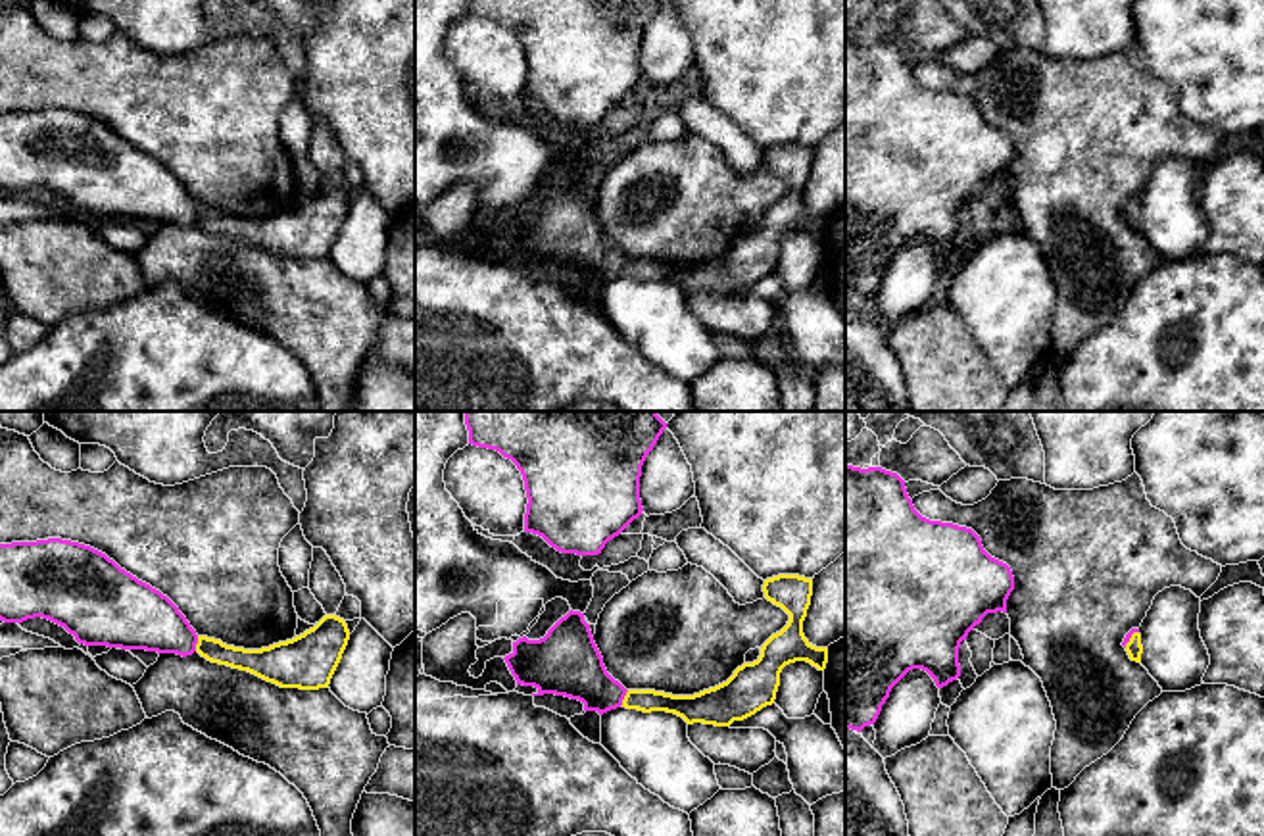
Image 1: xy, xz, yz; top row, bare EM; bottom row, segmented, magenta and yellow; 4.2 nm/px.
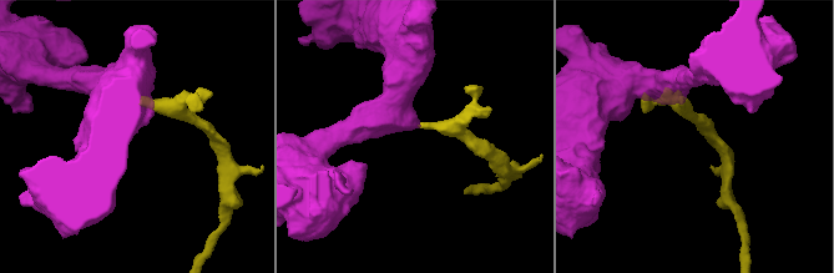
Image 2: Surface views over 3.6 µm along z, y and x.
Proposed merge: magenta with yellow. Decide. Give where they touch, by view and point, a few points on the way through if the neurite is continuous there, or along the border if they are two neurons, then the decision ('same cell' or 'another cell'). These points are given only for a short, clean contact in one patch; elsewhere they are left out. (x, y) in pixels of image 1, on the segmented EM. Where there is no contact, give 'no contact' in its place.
contact xy (196, 642); way xy (143, 617), (185, 642), (196, 642), (214, 650); same cell

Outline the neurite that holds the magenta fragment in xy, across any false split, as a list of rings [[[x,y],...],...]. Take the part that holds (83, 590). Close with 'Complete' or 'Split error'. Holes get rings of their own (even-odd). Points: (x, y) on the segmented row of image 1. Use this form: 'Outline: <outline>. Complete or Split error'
Outline: [[[61,538],[0,544],[0,621],[23,623],[42,617],[75,636],[85,646],[146,650],[192,655],[198,652],[211,663],[248,671],[280,688],[328,688],[350,640],[344,619],[325,615],[304,634],[261,650],[227,646],[198,636],[179,607],[159,590],[121,569],[106,553]]]. Split error

